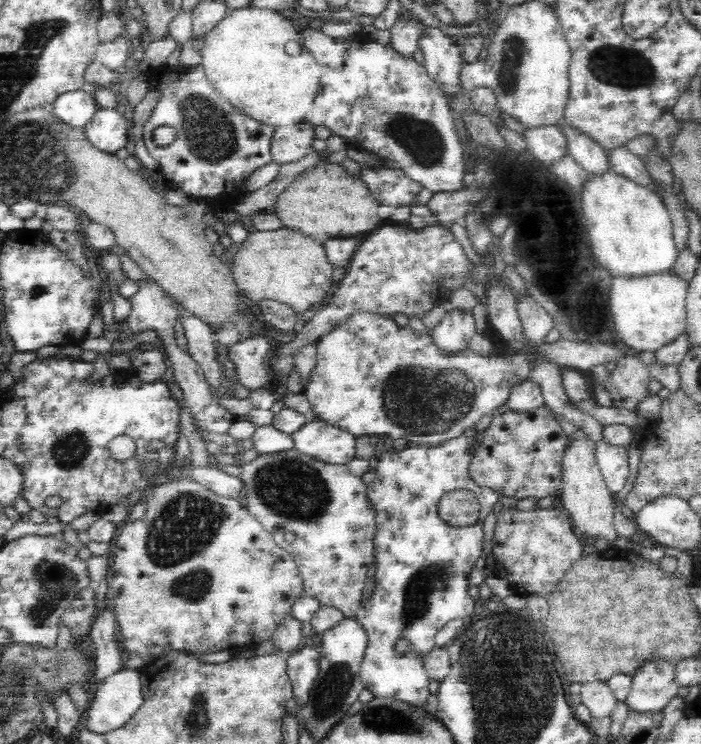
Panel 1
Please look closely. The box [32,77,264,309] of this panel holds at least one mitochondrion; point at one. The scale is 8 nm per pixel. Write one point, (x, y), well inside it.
(211, 137)

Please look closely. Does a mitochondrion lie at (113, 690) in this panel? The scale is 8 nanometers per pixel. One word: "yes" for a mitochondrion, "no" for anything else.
no

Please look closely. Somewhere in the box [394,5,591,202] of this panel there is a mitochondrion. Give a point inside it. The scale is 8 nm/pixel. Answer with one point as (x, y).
(514, 47)

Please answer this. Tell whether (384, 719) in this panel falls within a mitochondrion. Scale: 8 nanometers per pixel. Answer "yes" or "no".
yes

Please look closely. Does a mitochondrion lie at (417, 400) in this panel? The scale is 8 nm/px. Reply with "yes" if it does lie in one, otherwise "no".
yes

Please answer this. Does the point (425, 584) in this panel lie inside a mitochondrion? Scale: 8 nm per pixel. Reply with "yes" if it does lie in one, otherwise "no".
yes

